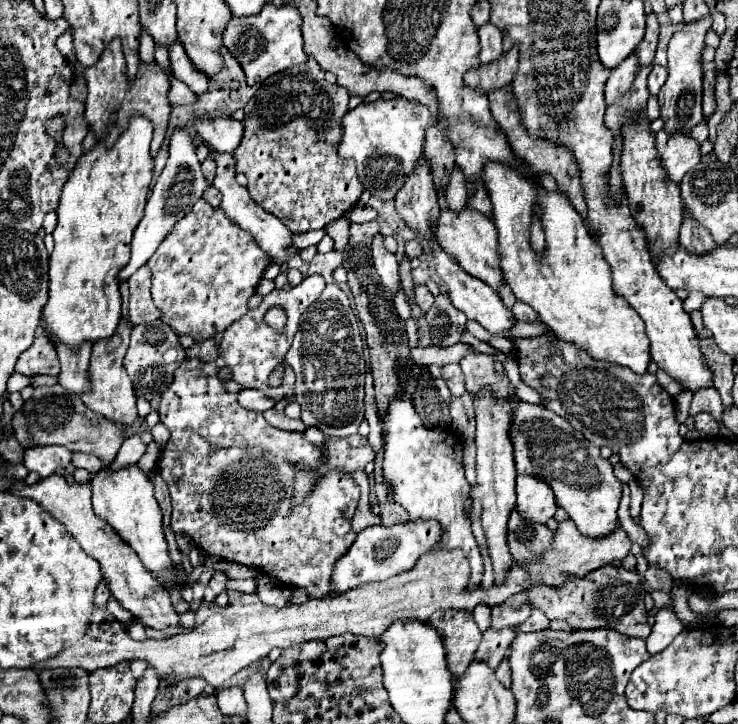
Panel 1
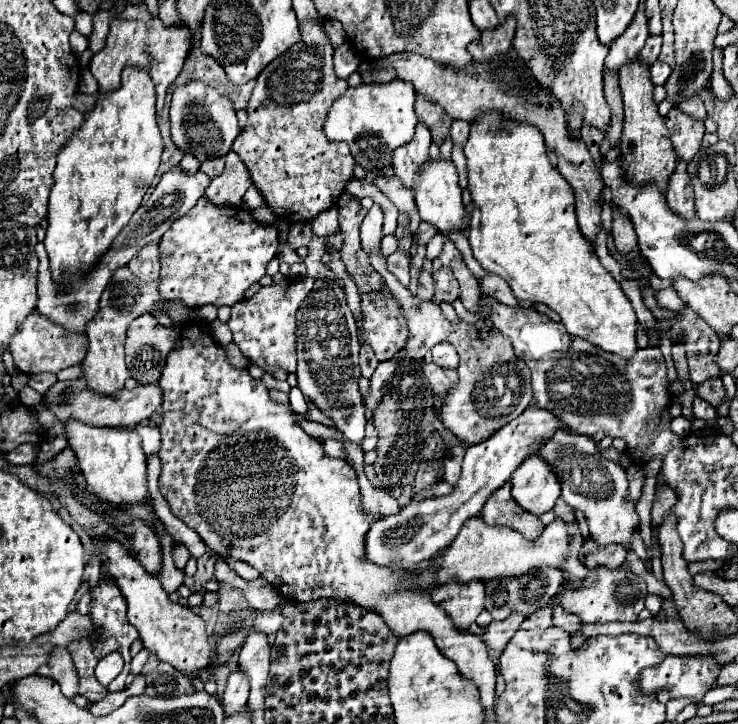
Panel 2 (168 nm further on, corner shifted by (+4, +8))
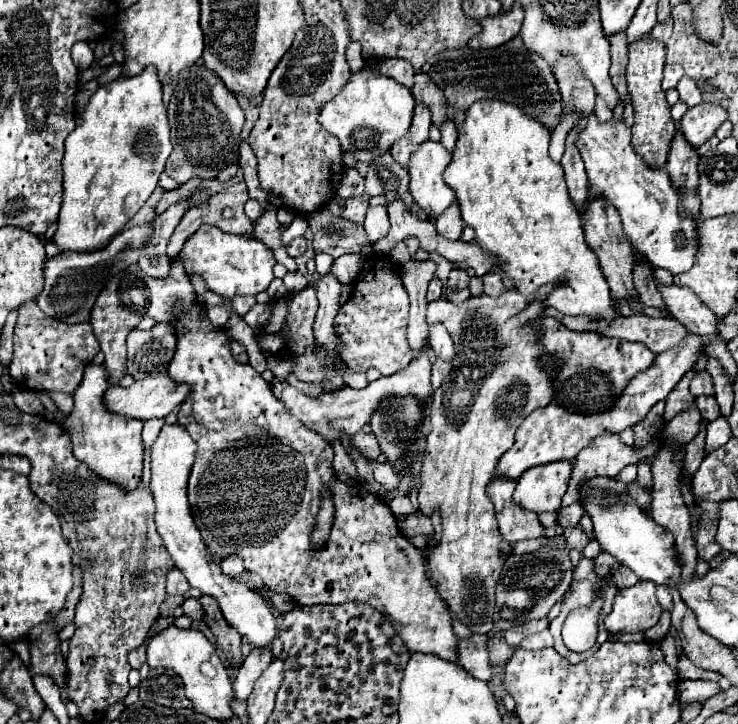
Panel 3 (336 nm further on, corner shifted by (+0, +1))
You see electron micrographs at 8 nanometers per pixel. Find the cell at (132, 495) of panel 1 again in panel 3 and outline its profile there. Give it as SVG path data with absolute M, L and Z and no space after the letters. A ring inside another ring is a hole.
M86 365L86 373L74 395L74 409L64 423L64 431L70 435L74 445L74 457L88 465L100 479L118 485L122 491L134 491L140 485L142 475L142 425L138 419L124 419L120 415L112 415L104 411L100 403L104 391L108 389L108 373L104 367Z

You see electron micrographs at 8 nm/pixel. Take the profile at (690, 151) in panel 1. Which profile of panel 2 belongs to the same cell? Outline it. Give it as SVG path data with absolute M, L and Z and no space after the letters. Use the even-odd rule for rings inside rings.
M672 108L666 116L666 126L670 130L670 138L676 154L690 162L694 154L700 150L700 142L704 136L704 120L692 118L684 114L680 108Z

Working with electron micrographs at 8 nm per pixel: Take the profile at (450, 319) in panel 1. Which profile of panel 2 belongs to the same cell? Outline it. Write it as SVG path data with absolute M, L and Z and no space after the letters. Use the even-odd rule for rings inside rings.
M440 268L438 272L434 272L434 284L436 284L436 294L434 294L434 302L454 302L460 296L460 286L452 274L450 268Z

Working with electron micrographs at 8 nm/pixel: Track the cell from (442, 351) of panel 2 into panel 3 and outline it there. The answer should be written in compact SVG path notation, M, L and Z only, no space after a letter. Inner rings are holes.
M434 325L430 329L430 345L434 349L434 355L442 361L452 361L454 355L456 355L456 349L454 349L454 343L452 343L452 337L448 335L448 331L440 325Z

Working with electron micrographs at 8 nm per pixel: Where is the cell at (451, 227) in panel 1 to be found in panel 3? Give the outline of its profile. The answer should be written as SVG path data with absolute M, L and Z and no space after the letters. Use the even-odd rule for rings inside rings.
M428 139L416 155L412 155L410 163L410 193L418 207L428 213L428 219L434 221L442 215L454 201L456 195L452 187L444 181L444 169L450 165L452 157L442 147L442 143L434 143Z

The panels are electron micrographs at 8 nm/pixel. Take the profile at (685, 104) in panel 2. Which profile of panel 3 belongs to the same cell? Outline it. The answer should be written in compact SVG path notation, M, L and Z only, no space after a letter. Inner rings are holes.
M682 77L676 85L678 93L680 93L680 101L684 101L688 107L696 107L702 103L702 95L700 89L696 87L696 83L690 77Z

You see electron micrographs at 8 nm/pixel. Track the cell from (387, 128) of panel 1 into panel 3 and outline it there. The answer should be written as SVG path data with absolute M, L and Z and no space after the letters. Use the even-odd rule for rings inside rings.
M360 71L350 77L346 87L336 99L320 111L320 125L330 135L338 137L342 149L354 155L358 161L372 163L382 153L390 151L392 143L406 137L414 117L414 97L412 91L390 77L374 75L370 71Z

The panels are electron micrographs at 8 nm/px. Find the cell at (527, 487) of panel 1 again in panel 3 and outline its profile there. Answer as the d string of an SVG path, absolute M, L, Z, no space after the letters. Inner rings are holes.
M556 461L532 467L532 471L526 471L518 479L512 499L518 507L526 511L554 513L560 507L560 499L568 489L570 475L572 475L570 461Z

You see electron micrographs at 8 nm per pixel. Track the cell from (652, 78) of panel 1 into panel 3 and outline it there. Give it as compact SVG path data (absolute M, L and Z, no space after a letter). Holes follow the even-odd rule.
M666 65L664 67L664 79L662 79L662 89L668 91L670 87L676 87L676 83L682 79L684 71L680 65Z

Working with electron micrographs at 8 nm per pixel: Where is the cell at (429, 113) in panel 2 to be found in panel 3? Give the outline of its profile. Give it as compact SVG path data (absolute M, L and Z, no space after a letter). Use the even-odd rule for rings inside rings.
M416 73L416 83L412 87L412 93L414 93L416 103L422 103L424 107L430 109L432 125L440 129L444 125L444 121L448 119L448 105L446 105L442 91L438 87L434 87L434 83L426 75Z

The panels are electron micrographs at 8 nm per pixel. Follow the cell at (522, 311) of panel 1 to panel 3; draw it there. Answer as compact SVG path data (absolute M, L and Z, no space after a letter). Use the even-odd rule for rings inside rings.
M490 273L490 275L484 275L484 293L490 295L490 297L500 297L504 293L504 283L502 283L502 277L498 273Z

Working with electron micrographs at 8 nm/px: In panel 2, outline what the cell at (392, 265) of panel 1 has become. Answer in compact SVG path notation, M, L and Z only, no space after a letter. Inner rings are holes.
M374 204L368 210L368 214L366 214L366 218L364 218L362 226L360 226L360 240L362 240L364 252L368 252L368 254L372 250L380 248L380 240L382 240L382 210L380 210L378 204Z

